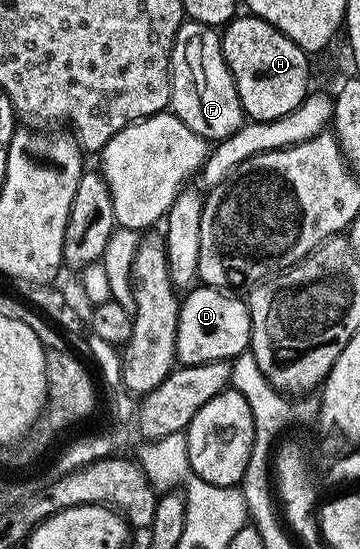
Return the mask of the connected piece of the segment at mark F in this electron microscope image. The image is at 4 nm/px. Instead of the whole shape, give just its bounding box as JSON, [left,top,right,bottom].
[169,21,243,141]

